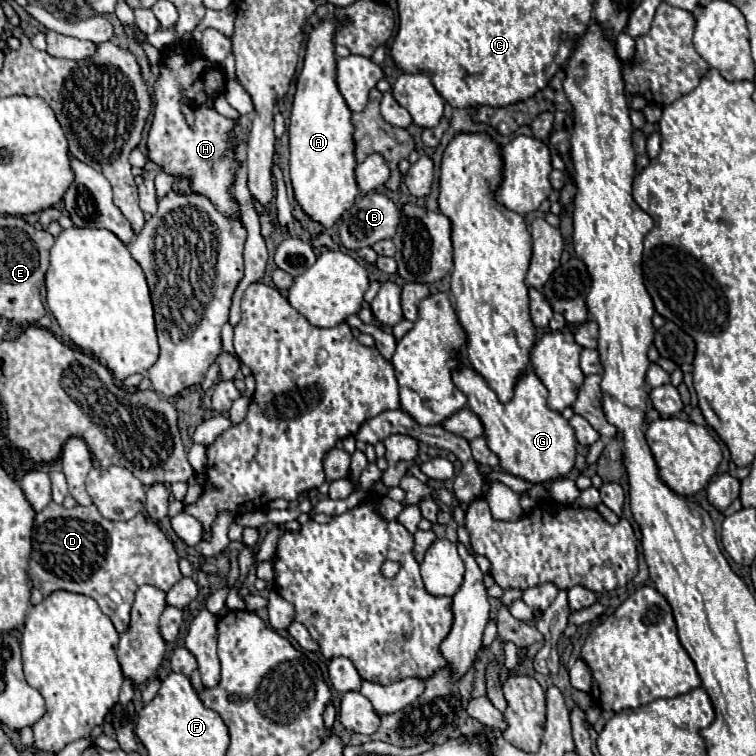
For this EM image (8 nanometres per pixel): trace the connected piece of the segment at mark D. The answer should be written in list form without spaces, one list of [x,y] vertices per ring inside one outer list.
[[[54,501],[34,519],[28,575],[44,597],[58,589],[92,597],[102,613],[110,617],[118,633],[128,629],[138,587],[154,585],[168,591],[182,579],[174,545],[152,519],[144,517],[144,513],[138,513],[130,521],[110,521],[102,517],[96,505],[66,509]]]

